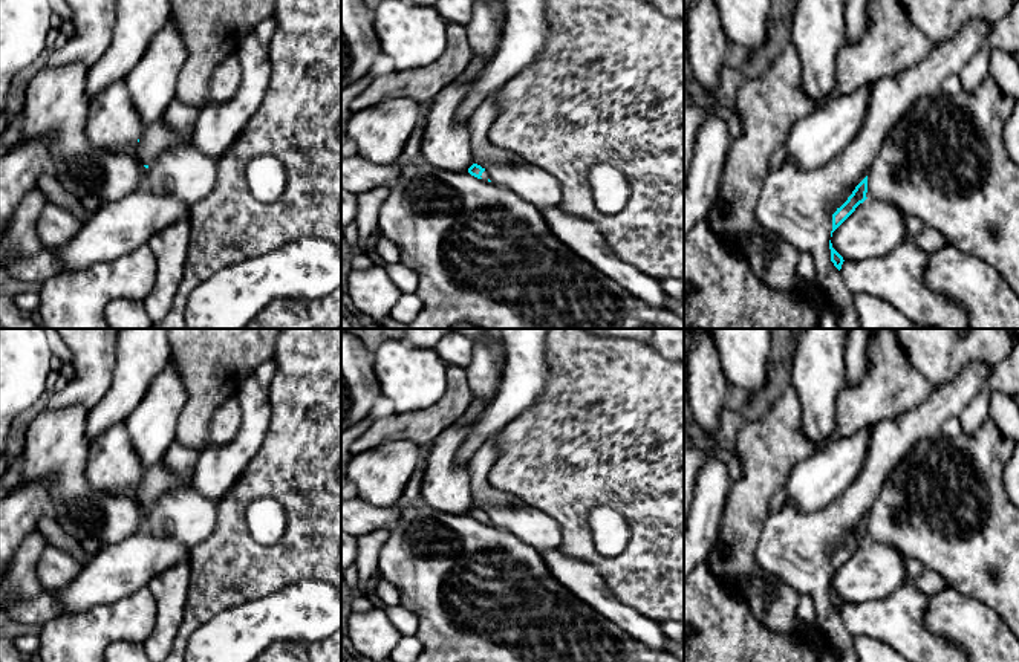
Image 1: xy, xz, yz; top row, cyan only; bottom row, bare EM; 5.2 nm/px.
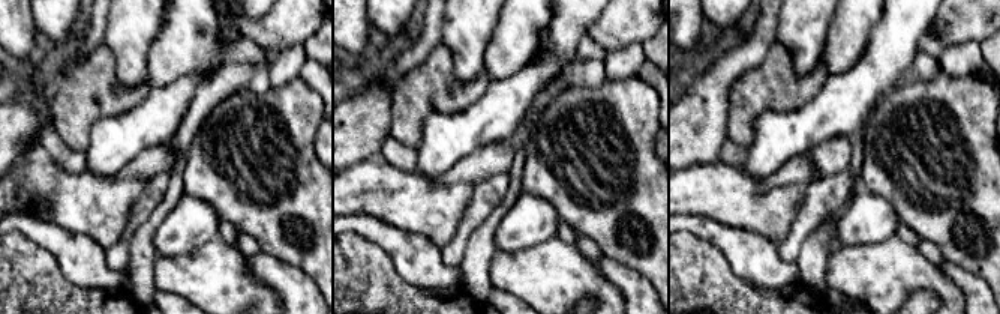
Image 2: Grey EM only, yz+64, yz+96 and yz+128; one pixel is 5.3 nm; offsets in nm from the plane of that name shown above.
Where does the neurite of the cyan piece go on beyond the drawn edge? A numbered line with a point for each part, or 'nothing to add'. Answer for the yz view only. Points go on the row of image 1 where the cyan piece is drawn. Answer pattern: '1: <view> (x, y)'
nothing to add

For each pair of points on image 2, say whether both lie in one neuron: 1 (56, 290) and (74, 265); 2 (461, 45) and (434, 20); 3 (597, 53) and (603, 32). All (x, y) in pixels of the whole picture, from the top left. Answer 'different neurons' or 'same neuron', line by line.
1: different neurons
2: different neurons
3: different neurons

